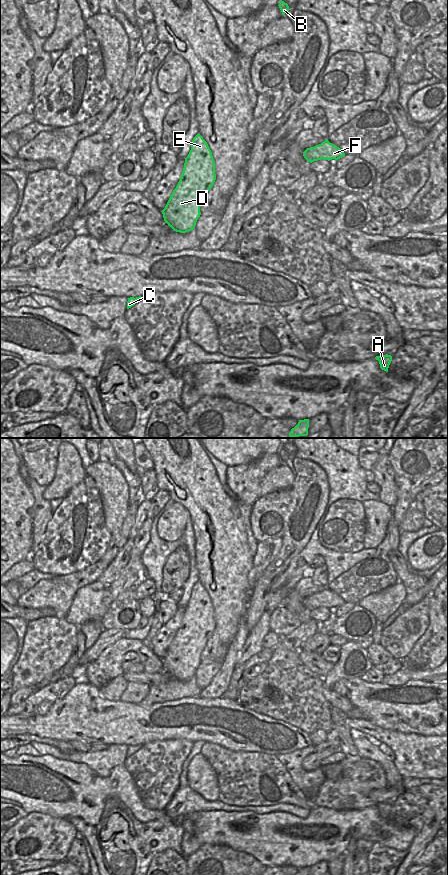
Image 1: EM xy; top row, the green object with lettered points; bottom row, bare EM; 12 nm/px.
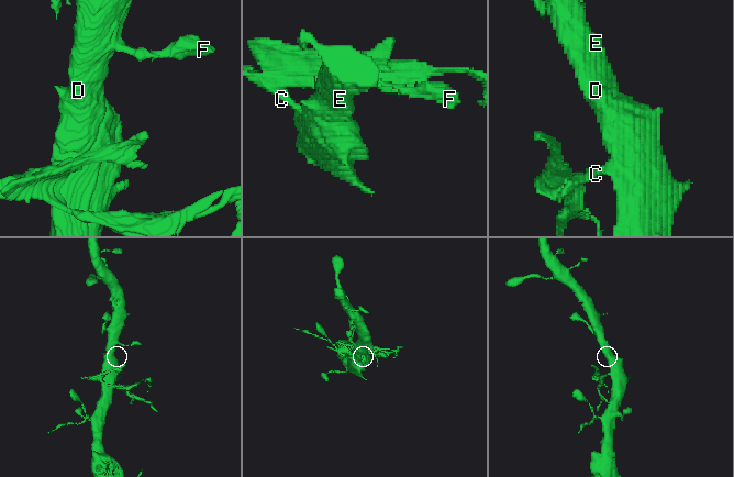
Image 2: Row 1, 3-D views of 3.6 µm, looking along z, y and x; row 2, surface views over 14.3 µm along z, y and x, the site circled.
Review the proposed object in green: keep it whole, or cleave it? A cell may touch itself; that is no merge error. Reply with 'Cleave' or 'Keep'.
Cleave

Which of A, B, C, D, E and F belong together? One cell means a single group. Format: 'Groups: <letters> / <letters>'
Groups: A C / B D E F

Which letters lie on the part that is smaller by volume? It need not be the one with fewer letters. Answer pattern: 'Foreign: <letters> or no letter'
Foreign: A, C

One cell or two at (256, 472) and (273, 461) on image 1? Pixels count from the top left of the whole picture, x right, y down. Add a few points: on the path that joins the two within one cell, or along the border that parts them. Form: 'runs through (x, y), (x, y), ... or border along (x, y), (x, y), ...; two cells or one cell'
runs through (260, 468), (269, 461); one cell

